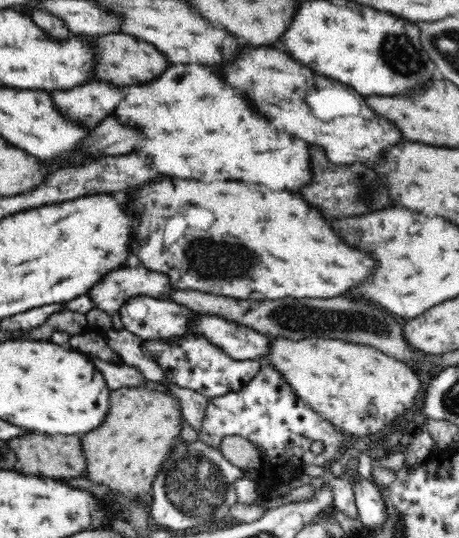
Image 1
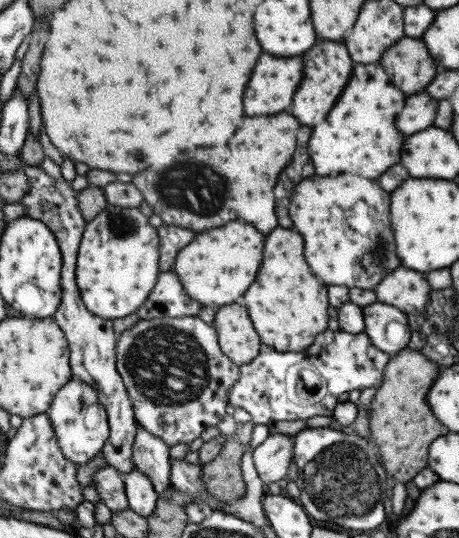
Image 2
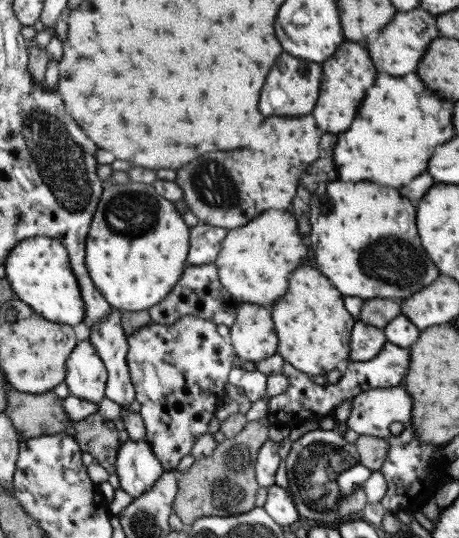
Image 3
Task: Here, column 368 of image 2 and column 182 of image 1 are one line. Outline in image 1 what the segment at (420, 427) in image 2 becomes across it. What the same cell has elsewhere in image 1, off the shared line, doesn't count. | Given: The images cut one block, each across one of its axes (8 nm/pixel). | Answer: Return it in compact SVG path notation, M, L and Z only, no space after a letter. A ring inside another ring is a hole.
M120 388L108 398L108 416L102 426L84 434L82 452L86 456L86 478L96 484L106 484L116 494L146 494L150 492L160 466L178 442L182 430L182 404L160 388Z

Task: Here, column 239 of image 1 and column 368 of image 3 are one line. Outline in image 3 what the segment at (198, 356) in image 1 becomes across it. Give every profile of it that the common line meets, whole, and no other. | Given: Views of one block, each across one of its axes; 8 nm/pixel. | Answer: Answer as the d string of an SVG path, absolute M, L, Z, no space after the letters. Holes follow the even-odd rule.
M385 342L383 348L377 352L377 356L373 360L365 360L365 362L349 362L343 370L343 378L337 382L337 384L327 384L327 386L319 386L317 382L313 382L307 374L303 374L301 370L297 370L293 364L285 362L283 356L275 354L259 364L257 366L257 372L263 372L267 374L287 374L289 380L293 382L293 390L291 392L285 392L281 396L269 396L269 414L275 416L283 426L299 426L301 422L307 422L307 420L319 420L323 416L333 416L337 404L343 404L347 398L355 398L357 394L361 392L369 392L369 390L375 390L375 388L399 388L405 374L407 374L407 364L409 364L409 352L403 350L401 346L395 346L391 342Z

